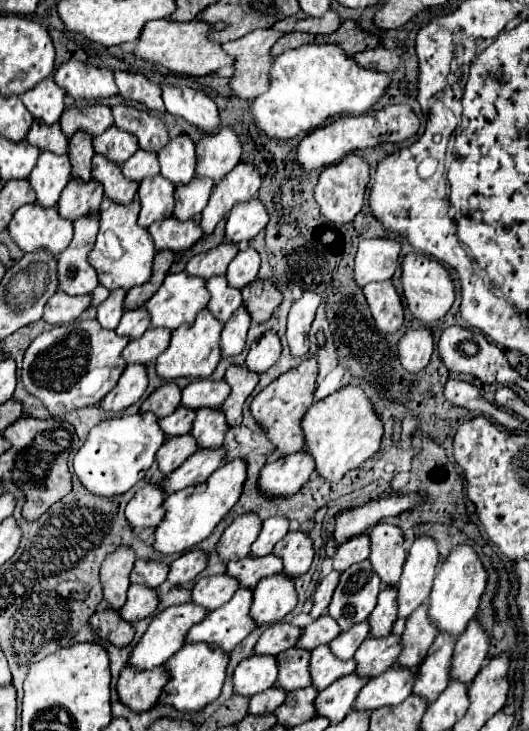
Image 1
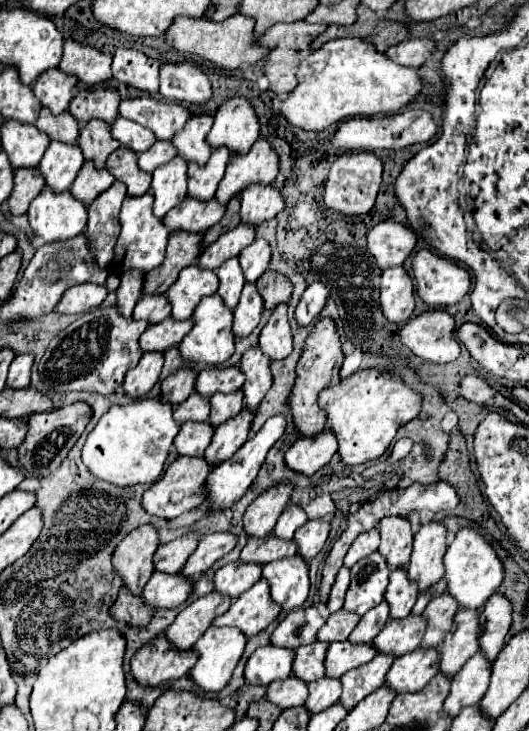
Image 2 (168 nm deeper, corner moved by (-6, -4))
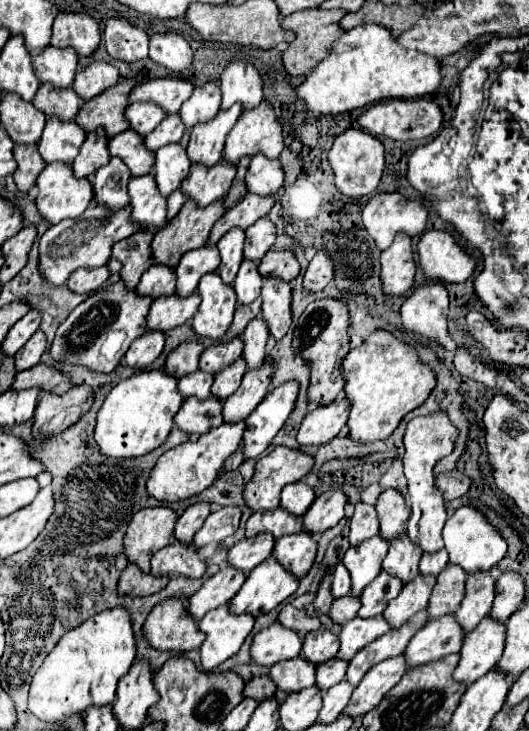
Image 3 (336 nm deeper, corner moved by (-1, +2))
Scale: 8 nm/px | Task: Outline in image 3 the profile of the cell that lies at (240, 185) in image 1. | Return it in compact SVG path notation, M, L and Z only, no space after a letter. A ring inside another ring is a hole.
M261 100L259 106L245 110L243 116L239 116L237 124L233 126L233 130L227 136L227 144L223 150L223 158L229 162L239 162L239 158L243 156L255 156L257 152L265 152L265 156L269 158L279 158L283 150L283 130L281 124L273 112L273 106L267 100Z

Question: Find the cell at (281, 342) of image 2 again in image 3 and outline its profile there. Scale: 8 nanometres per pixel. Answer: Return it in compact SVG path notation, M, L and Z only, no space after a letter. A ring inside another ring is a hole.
M267 278L261 296L263 296L263 320L269 324L269 332L275 336L275 340L281 340L291 326L291 284L281 278Z

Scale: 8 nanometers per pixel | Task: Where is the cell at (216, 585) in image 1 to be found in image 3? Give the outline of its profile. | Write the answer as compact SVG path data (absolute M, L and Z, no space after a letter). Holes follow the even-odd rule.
M261 532L253 538L243 538L229 550L229 562L235 568L245 570L249 574L257 564L261 564L271 556L273 546L275 538L269 532Z

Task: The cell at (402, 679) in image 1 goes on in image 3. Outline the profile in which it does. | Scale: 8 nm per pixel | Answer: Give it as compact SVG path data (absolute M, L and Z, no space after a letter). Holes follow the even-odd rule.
M455 614L441 616L429 620L409 642L409 648L403 652L407 664L421 666L433 660L439 660L445 654L453 654L461 650L465 632L463 626L457 624Z

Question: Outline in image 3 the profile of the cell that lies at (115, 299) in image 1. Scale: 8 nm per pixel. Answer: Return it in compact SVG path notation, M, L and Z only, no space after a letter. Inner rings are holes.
M137 232L113 246L113 258L123 264L121 278L129 290L139 284L141 274L153 264L151 240L153 236L149 236L149 232Z

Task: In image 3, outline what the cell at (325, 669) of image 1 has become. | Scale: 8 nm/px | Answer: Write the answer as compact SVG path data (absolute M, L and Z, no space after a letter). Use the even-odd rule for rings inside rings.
M377 614L373 618L357 616L341 628L341 632L339 632L341 648L339 648L337 656L341 656L343 660L351 660L363 646L377 640L381 634L385 634L389 630L391 630L391 626L381 614Z

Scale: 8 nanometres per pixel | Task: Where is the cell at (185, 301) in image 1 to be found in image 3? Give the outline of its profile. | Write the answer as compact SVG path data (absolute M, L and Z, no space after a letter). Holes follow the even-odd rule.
M203 246L183 254L177 264L177 294L193 294L201 276L207 272L215 272L219 266L219 250L215 246Z

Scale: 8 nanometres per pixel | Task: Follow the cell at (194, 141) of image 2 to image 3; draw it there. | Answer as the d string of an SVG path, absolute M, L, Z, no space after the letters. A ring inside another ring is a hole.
M209 80L193 90L193 94L183 102L179 114L187 128L193 128L193 124L211 120L219 112L219 106L221 106L219 80Z

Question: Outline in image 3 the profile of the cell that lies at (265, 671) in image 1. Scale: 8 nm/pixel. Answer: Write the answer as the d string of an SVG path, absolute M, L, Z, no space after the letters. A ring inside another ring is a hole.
M279 622L259 630L251 644L251 660L259 666L273 666L281 660L289 660L301 652L303 640L291 628Z

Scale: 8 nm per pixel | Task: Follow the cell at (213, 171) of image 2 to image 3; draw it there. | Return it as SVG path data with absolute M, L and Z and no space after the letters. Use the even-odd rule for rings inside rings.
M233 104L227 110L219 110L213 120L193 126L191 140L187 146L189 158L205 166L217 164L219 158L223 156L225 138L233 124L237 122L237 118L241 116L241 110L243 110L241 104Z

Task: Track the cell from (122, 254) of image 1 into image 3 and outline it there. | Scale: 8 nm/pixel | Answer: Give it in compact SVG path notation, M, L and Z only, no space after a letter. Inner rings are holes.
M153 174L135 176L129 180L129 196L133 206L133 222L147 226L165 226L167 198L161 196Z

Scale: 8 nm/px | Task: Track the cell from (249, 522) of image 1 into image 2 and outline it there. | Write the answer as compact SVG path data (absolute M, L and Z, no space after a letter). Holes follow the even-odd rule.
M266 490L244 512L244 532L248 538L268 538L278 516L286 508L286 490Z

